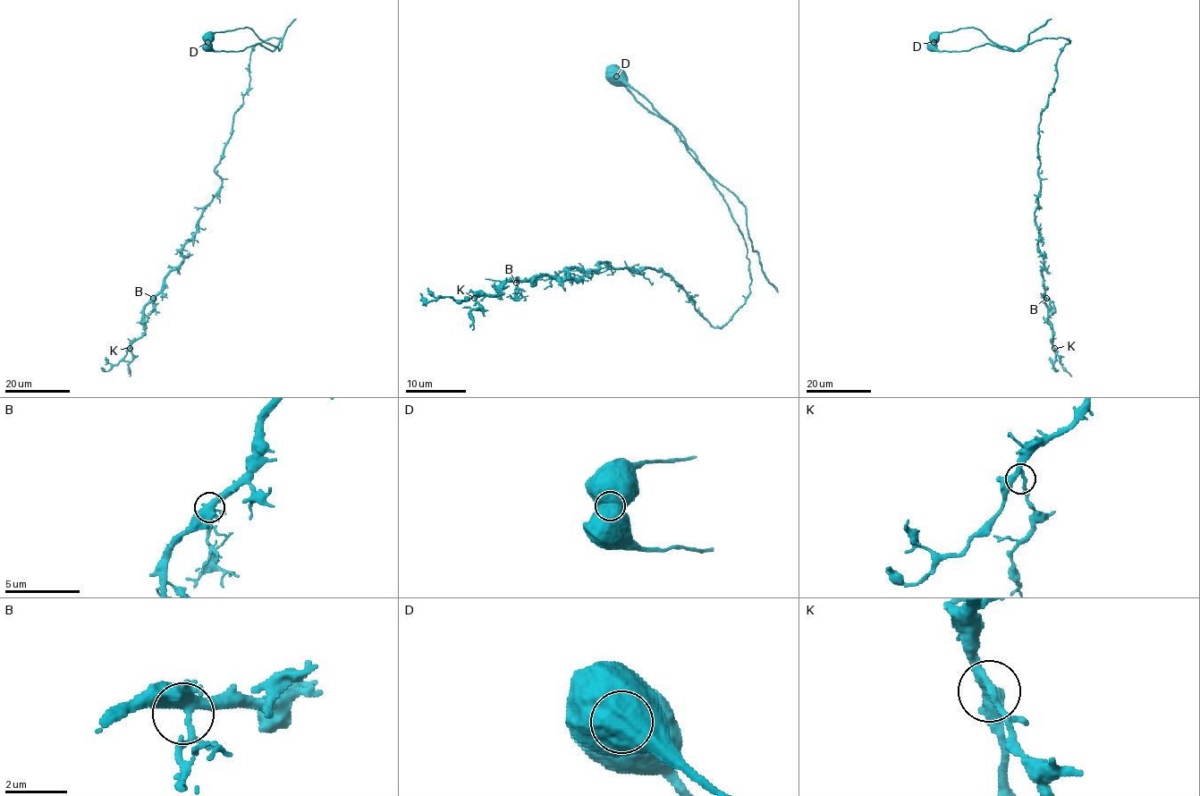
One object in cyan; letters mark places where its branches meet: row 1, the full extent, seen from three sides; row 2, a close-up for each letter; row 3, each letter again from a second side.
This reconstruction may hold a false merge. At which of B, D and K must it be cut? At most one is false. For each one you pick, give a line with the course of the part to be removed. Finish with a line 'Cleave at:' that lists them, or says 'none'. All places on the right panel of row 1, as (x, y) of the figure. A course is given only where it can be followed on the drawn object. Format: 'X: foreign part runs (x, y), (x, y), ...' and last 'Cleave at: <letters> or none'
D: foreign part runs (933, 42), (942, 32), (974, 27), (1000, 46), (1020, 50), (1027, 44), (1030, 33), (1051, 18)
Cleave at: D

